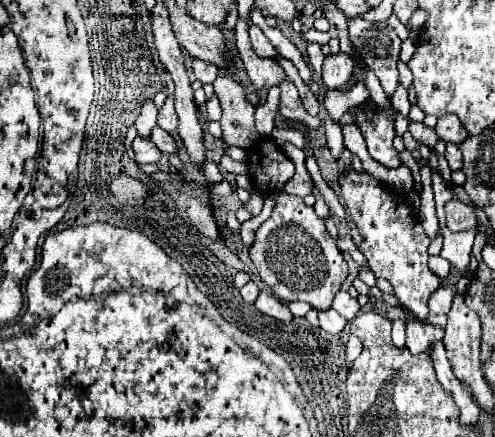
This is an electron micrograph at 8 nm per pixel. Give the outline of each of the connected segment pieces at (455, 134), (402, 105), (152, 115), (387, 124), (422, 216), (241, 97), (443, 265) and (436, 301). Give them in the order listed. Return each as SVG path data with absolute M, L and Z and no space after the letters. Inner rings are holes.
M454 115L440 117L438 123L436 123L436 127L434 127L434 131L436 131L438 139L446 139L446 141L456 143L456 145L460 145L468 137L468 133L462 129L458 117L454 117Z
M398 83L398 87L396 87L396 93L394 93L394 97L392 97L392 103L394 103L394 107L404 115L404 117L408 117L408 111L410 111L410 101L408 101L408 91Z
M148 99L144 105L142 105L142 111L136 119L136 131L140 137L148 137L150 135L150 129L156 125L156 113L158 113L158 107L154 105L152 99Z
M364 101L360 105L360 111L356 113L354 125L364 135L368 151L374 161L378 161L384 167L402 165L400 153L392 147L392 139L396 137L396 131L394 131L394 117L390 113L386 113L378 105L370 105L368 101ZM368 111L372 111L372 119L368 119Z
M413 151L412 156L420 168L423 186L422 194L420 196L420 212L418 221L420 221L420 224L422 225L428 237L433 240L439 232L439 225L435 210L434 193L431 181L431 169L429 166L421 166L419 161L421 155L419 151Z
M220 75L214 81L214 91L222 107L220 125L224 131L224 143L244 149L256 145L260 135L254 127L254 105L246 101L244 87L230 77Z
M430 257L430 271L438 277L438 279L446 279L448 271L450 271L450 263L442 257Z
M450 285L450 287L440 287L430 299L428 299L428 307L432 313L442 313L446 315L450 311L450 305L454 301L454 295L456 295L456 287Z

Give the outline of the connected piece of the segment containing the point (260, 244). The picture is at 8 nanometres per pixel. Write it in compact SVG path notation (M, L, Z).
M288 193L276 195L276 207L270 219L266 219L256 231L250 259L276 297L284 301L306 301L316 311L330 309L334 295L348 277L346 261L336 247L336 241L328 235L322 219L312 207L304 205L302 197Z

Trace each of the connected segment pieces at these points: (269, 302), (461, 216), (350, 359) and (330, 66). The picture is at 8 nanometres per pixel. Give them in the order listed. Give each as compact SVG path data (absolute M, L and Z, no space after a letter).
M264 289L264 291L258 295L258 299L256 299L254 305L258 307L258 311L262 311L262 313L266 313L266 315L278 319L278 321L284 321L284 323L292 321L292 313L288 311L288 307L286 307L282 301L278 301L268 289Z
M450 199L444 205L446 213L446 225L450 231L464 231L464 229L474 229L476 227L476 213L474 207L466 201L460 199Z
M350 335L348 343L346 343L346 367L350 367L360 353L362 353L362 343L360 343L360 339L354 337L354 335Z
M336 53L328 55L322 69L322 79L326 89L340 89L354 71L354 59L348 53Z

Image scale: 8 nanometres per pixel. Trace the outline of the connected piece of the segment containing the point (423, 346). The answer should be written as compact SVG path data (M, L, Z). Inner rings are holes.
M414 317L406 321L406 347L414 355L428 351L430 345L442 341L442 337L444 337L444 329L438 325L428 325Z

